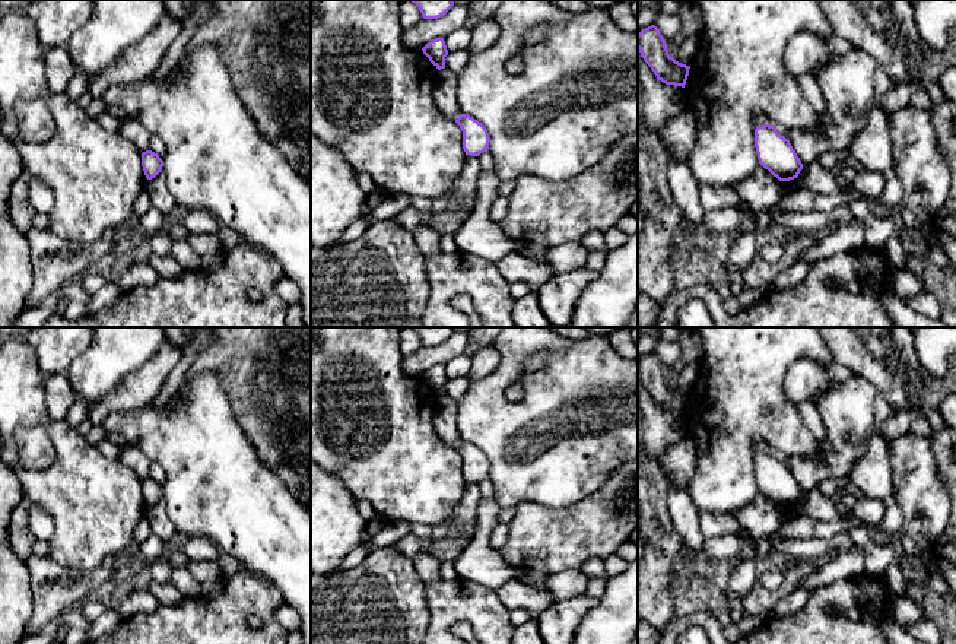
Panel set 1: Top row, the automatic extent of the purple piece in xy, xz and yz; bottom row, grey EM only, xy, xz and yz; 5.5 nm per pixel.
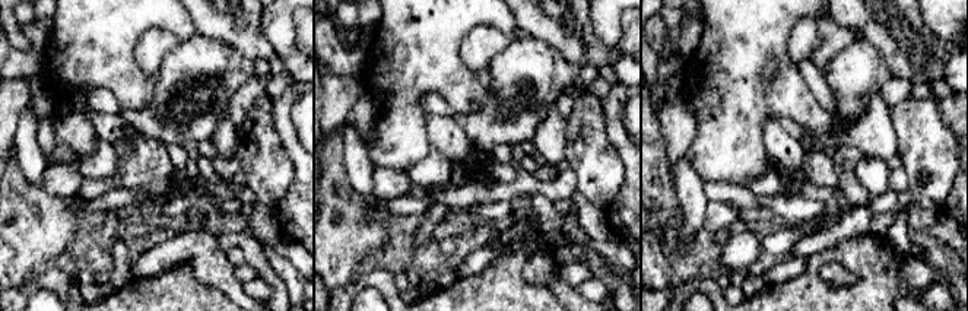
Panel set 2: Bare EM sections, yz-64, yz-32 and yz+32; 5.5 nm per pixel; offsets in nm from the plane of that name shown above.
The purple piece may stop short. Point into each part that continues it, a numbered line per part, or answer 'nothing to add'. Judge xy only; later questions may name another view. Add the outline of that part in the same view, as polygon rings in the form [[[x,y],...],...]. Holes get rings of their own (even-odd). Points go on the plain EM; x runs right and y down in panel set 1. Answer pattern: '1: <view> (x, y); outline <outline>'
nothing to add

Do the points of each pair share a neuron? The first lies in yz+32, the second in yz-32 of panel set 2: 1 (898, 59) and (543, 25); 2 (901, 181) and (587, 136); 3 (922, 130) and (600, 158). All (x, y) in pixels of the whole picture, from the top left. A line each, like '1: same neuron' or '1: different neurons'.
1: same neuron
2: different neurons
3: same neuron

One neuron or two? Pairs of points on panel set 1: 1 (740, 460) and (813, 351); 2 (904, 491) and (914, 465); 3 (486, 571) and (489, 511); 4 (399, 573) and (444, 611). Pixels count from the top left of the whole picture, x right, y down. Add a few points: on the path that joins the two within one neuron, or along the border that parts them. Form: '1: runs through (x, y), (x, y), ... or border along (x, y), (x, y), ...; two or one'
1: runs through (740, 428), (740, 403), (781, 362); one
2: runs through (910, 485), (914, 481), (914, 470); one
3: runs through (483, 557), (485, 526); one
4: border along (425, 584), (425, 600), (429, 612), (428, 628); two

